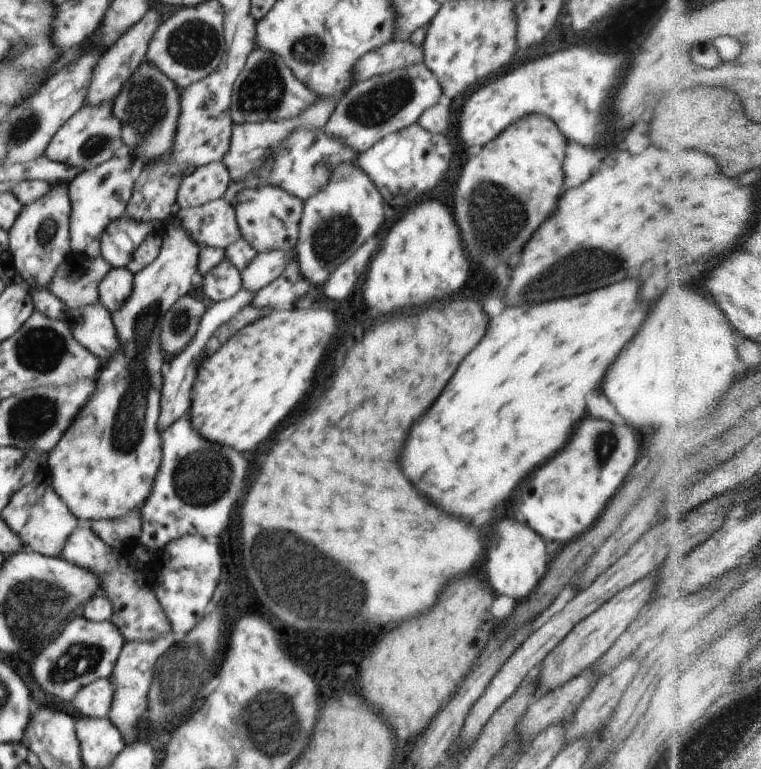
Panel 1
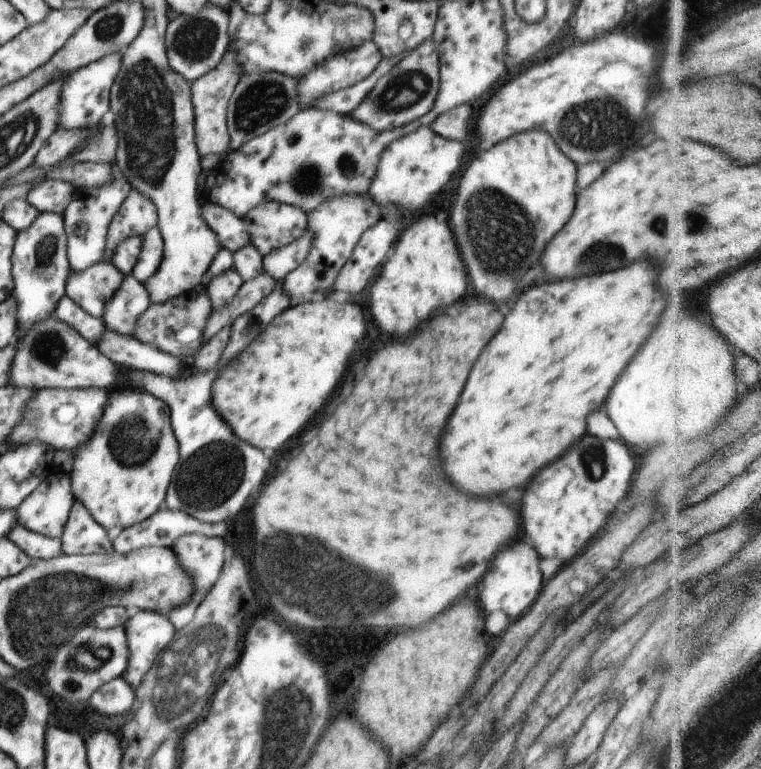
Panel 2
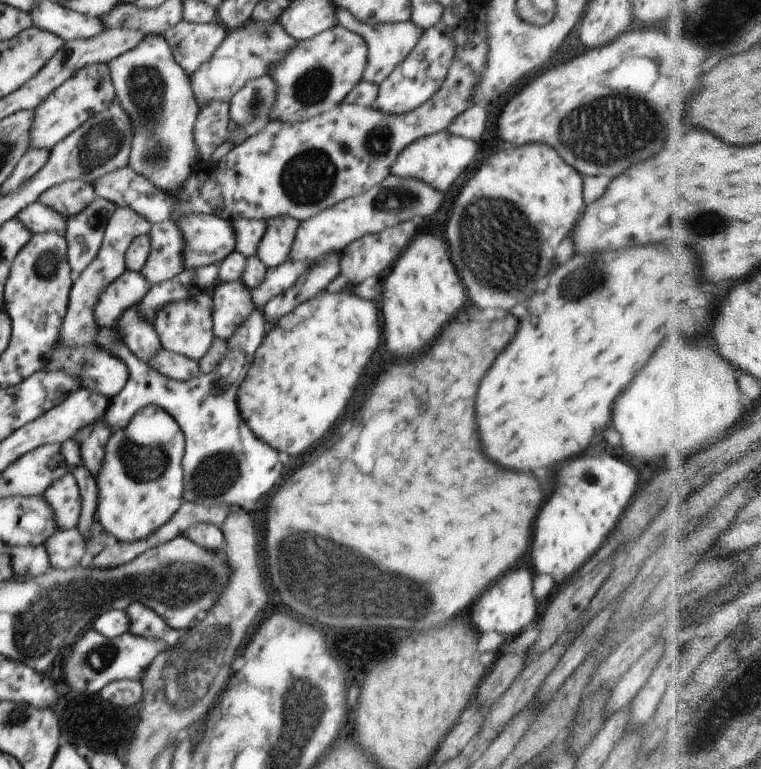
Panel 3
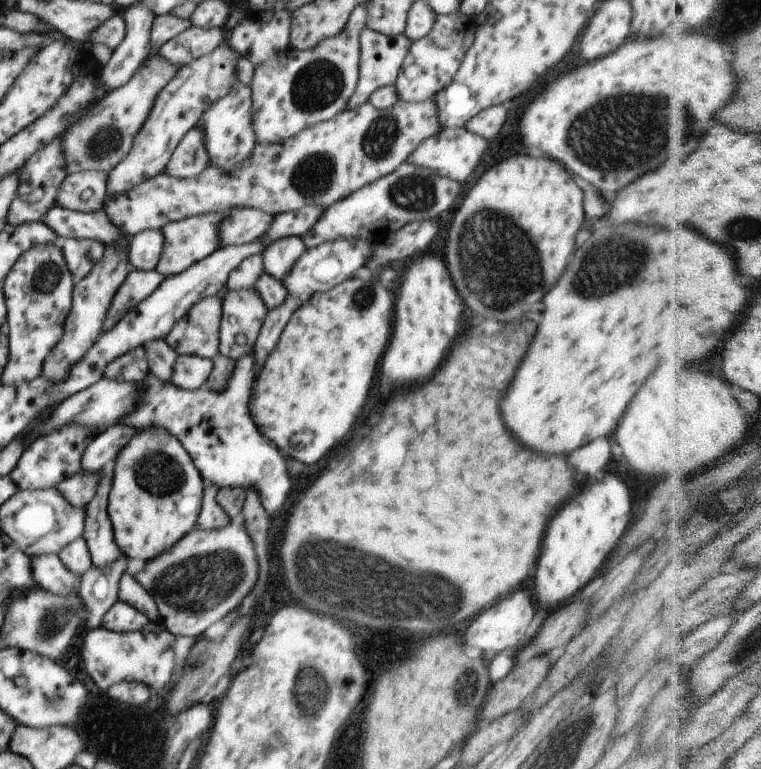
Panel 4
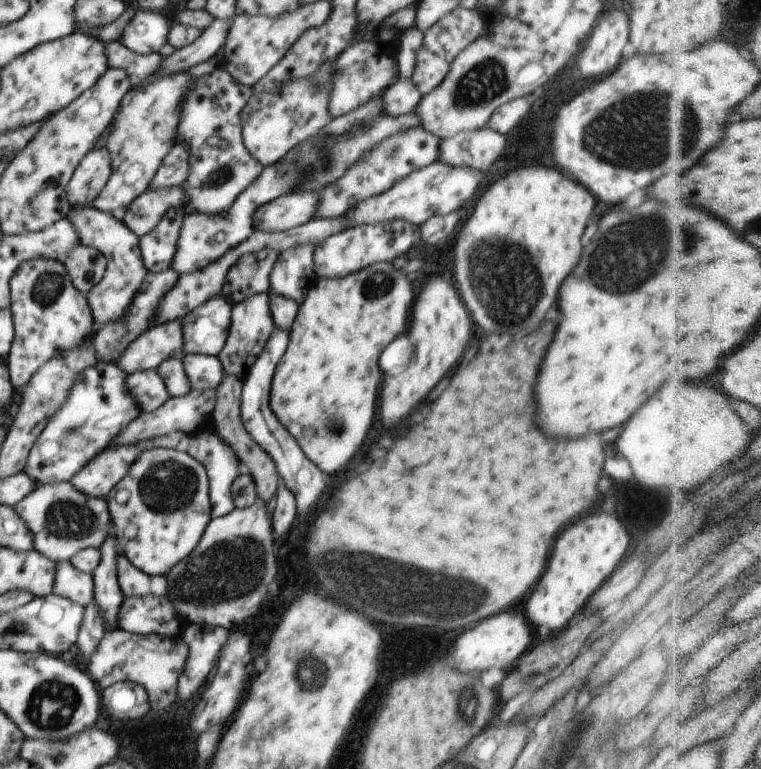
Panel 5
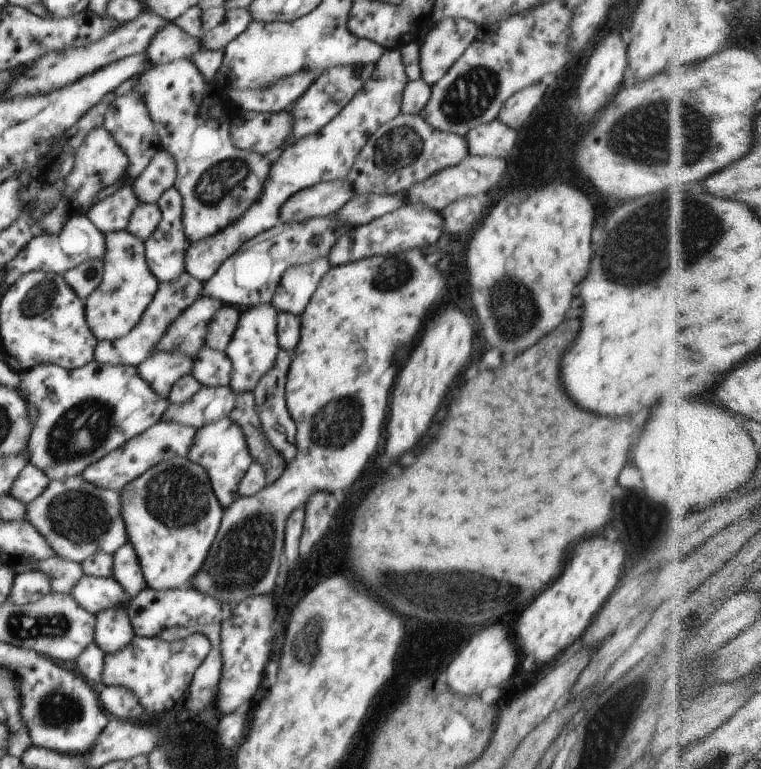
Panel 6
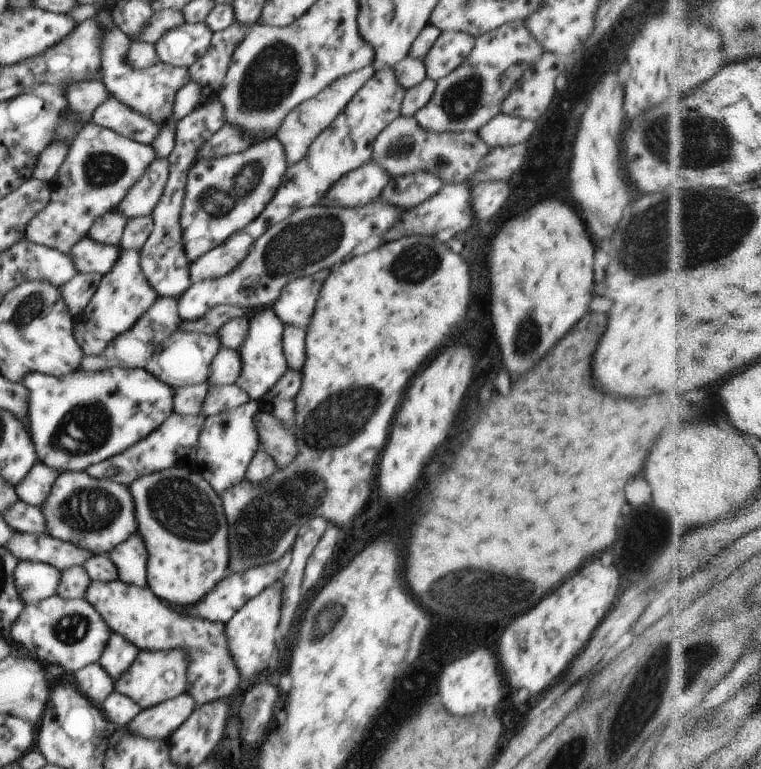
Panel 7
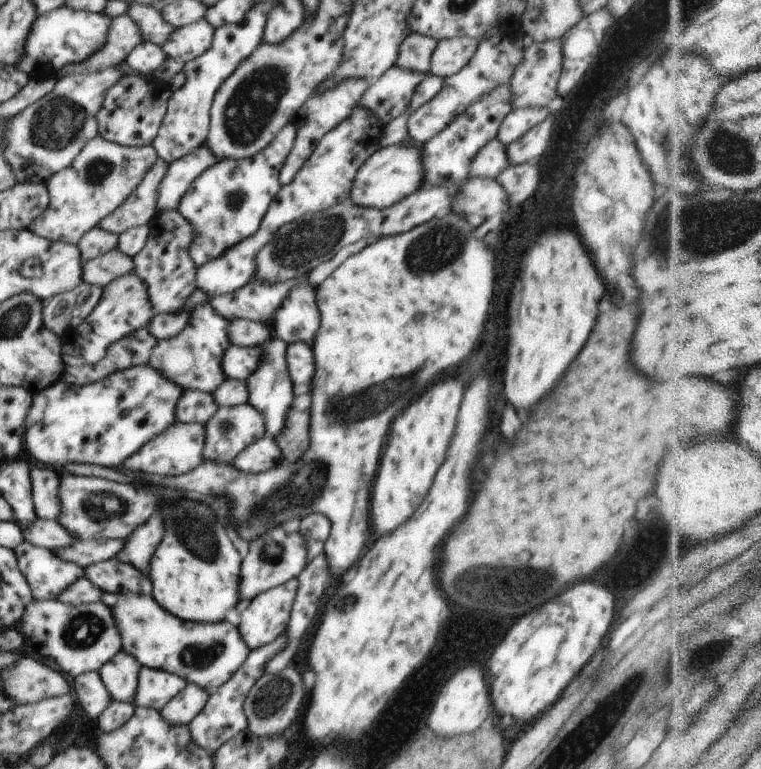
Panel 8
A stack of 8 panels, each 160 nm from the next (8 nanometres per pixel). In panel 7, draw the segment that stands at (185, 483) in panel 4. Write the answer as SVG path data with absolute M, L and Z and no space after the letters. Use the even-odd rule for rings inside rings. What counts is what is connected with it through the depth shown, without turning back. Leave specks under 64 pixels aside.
M173 466L138 477L128 487L134 501L138 534L148 550L147 586L160 600L168 600L176 606L188 606L201 601L218 582L230 574L227 569L228 523L221 496L201 472L188 466Z

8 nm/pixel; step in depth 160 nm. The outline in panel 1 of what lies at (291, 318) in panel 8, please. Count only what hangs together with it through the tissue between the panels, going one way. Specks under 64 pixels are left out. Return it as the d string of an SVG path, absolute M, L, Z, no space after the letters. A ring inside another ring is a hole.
M258 185L242 189L241 193L237 194L237 203L233 207L241 237L246 239L257 253L288 251L295 248L303 213L301 198L276 185Z

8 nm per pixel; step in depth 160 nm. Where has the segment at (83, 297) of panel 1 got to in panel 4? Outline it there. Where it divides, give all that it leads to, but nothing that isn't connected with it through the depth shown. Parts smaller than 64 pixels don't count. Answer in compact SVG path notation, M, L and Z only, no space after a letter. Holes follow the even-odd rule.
M132 268L120 288L118 288L110 304L110 308L108 308L106 320L104 320L103 323L103 332L109 332L114 329L114 326L116 326L130 310L134 310L140 302L149 298L150 294L153 294L164 280L165 277L156 270L140 271Z

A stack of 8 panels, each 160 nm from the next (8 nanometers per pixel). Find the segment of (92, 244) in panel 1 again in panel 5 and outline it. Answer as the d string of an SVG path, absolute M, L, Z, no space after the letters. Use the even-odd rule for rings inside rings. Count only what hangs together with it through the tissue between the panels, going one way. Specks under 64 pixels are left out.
M82 243L71 248L62 262L74 286L85 296L102 280L107 267L106 257L102 253Z

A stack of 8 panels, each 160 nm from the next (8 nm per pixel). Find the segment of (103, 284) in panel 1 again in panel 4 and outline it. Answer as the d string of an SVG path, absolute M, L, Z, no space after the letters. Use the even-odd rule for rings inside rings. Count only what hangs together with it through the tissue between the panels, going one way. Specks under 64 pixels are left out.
M164 339L150 340L143 346L146 350L150 373L162 382L172 383L174 362L177 360L176 352L168 346Z

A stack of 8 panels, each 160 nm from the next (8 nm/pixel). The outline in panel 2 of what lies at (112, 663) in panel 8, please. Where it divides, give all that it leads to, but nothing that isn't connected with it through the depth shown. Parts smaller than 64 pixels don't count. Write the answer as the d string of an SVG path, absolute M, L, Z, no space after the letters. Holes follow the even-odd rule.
M35 389L29 405L25 406L25 413L18 426L8 435L7 442L16 447L42 443L51 446L54 451L72 451L77 446L84 445L94 432L97 422L105 410L109 392L102 389Z

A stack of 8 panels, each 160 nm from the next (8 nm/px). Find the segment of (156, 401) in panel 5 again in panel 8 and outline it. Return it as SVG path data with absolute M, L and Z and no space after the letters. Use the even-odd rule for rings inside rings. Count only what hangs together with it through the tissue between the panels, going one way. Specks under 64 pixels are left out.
M210 302L198 304L192 310L188 326L184 330L170 340L157 342L151 351L149 366L181 386L184 391L186 389L198 389L207 393L215 391L226 380L221 362L224 353L231 346L228 338L229 324L230 321L218 314ZM194 348L202 348L202 364L200 364L200 354L194 352ZM200 368L202 368L202 376L200 376Z

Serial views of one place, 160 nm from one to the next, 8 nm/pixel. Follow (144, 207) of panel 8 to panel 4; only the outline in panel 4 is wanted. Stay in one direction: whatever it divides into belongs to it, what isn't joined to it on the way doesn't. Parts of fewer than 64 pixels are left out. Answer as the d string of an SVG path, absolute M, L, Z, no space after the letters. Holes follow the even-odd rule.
M193 127L185 136L180 140L180 144L168 165L166 166L165 173L172 178L194 178L198 177L208 166L209 157L204 148L202 130Z

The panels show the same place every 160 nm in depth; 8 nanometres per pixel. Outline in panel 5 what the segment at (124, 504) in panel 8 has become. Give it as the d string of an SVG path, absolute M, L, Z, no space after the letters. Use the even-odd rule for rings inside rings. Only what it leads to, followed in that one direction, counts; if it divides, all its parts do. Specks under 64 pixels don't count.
M70 481L45 485L38 484L29 495L18 501L12 508L18 513L26 528L31 532L33 549L55 563L58 561L70 561L79 550L88 547L98 549L100 545L103 545L106 537L114 534L106 499L86 496L78 492Z

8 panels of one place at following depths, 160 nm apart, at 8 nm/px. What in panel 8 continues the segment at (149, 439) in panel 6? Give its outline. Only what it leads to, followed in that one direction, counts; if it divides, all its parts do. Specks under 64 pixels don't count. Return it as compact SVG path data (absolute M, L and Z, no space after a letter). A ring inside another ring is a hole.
M176 420L162 434L146 442L133 456L126 458L121 468L140 474L158 474L164 477L177 477L194 470L203 463L202 453L205 443L205 426L200 423L185 423Z

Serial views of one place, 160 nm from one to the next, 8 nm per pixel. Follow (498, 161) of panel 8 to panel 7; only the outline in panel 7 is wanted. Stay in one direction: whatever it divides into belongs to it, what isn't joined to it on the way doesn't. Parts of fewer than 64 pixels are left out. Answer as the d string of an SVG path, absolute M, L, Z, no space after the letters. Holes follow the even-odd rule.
M400 116L374 139L371 162L385 170L393 181L396 177L424 171L435 174L444 183L460 184L471 180L478 169L482 170L490 149L477 132L428 132L414 117Z

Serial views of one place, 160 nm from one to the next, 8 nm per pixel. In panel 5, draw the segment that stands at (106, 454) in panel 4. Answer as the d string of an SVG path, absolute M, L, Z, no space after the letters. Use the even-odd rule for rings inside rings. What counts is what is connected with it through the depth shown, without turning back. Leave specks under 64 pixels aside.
M191 390L187 395L181 397L170 397L162 406L159 406L154 412L140 413L134 422L124 425L119 435L116 435L108 446L110 449L131 445L140 441L149 441L156 437L164 437L178 431L194 432L195 426L199 423L203 414L213 414L213 406L216 397L214 390L197 391Z

